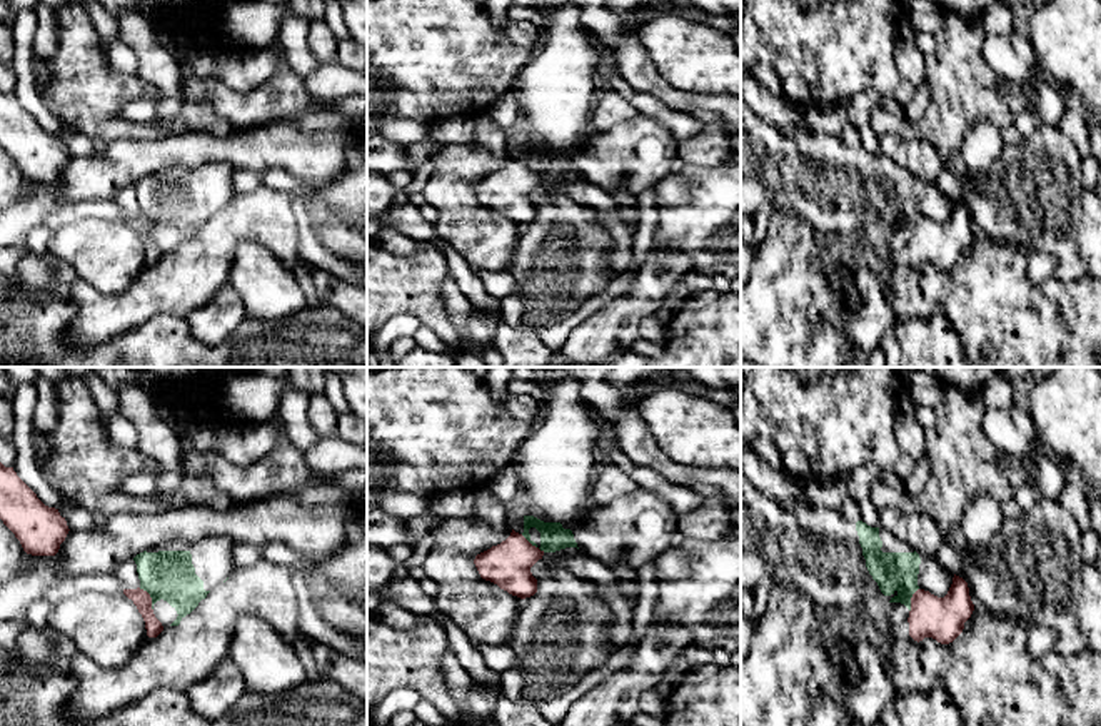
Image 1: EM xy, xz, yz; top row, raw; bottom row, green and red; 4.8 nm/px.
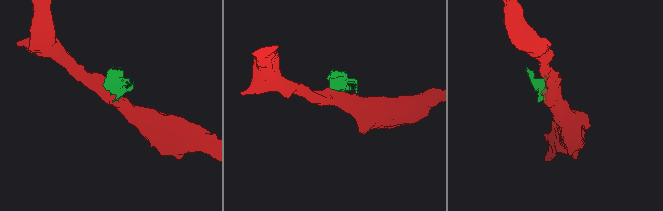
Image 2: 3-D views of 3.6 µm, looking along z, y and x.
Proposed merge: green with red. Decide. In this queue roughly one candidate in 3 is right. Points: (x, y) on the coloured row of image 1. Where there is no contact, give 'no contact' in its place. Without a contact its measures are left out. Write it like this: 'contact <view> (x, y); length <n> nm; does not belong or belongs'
contact xy (150, 596); length 130 nm; does not belong

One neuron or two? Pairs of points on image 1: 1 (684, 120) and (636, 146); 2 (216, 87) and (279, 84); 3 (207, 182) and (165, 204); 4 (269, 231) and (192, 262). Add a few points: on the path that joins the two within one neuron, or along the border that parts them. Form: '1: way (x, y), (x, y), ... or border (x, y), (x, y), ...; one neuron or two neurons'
1: border (641, 114), (656, 119), (679, 142); two neurons
2: way (231, 100), (264, 99); one neuron
3: way (197, 192), (187, 202), (175, 202); one neuron
4: way (251, 231), (227, 231), (211, 247); one neuron

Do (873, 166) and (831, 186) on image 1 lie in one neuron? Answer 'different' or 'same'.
same

